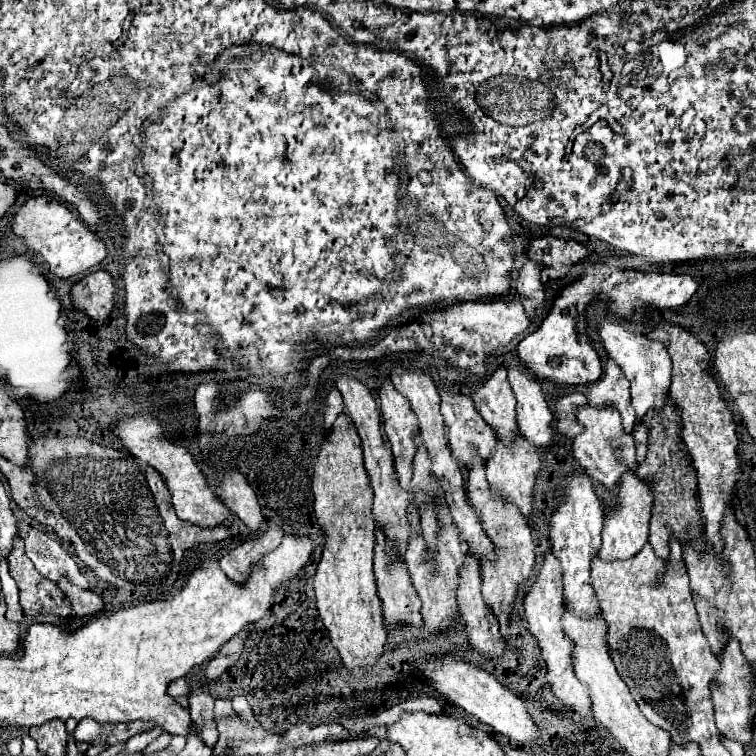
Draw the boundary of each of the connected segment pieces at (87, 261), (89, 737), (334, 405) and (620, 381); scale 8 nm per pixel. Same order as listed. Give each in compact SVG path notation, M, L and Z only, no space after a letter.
M40 195L26 201L16 213L12 229L16 235L24 237L26 247L40 253L50 265L50 271L62 279L88 271L90 267L98 265L108 253L104 241L94 231L90 231L90 227L80 221L60 199L52 195Z
M84 718L78 721L76 729L74 729L74 739L76 741L86 741L86 743L92 743L92 745L98 745L98 743L116 743L116 741L126 741L130 735L134 733L128 733L130 727L126 725L124 731L118 731L118 725L112 725L112 723L98 723L90 718Z
M332 387L328 397L326 397L326 407L324 407L324 425L326 425L326 429L332 427L334 419L342 413L342 409L344 409L342 407L342 395L336 387Z
M612 357L604 359L602 377L588 387L586 397L588 397L588 403L592 403L592 405L614 405L622 415L624 431L632 433L636 413L630 405L628 379L620 371L620 367L612 361Z

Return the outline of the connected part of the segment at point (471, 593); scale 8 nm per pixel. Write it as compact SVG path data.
M464 553L464 563L460 567L460 581L456 589L456 599L460 603L462 619L468 625L490 625L486 603L482 597L482 579L480 579L480 565L476 563L476 557L472 553Z

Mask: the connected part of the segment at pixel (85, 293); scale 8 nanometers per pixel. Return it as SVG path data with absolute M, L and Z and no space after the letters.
M108 271L86 275L74 289L74 305L92 319L106 319L114 309L114 279Z

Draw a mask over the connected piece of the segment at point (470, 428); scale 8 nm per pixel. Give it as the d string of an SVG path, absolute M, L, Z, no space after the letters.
M436 379L436 387L438 387L440 397L442 397L440 411L442 411L442 417L444 417L444 425L448 427L448 445L450 445L452 457L454 457L462 467L468 467L474 449L476 449L476 453L478 453L482 459L488 459L488 453L494 449L496 437L494 437L492 427L490 427L488 423L484 423L484 419L480 417L480 413L478 413L476 407L472 405L472 399L466 397L466 395L448 391L440 379Z

